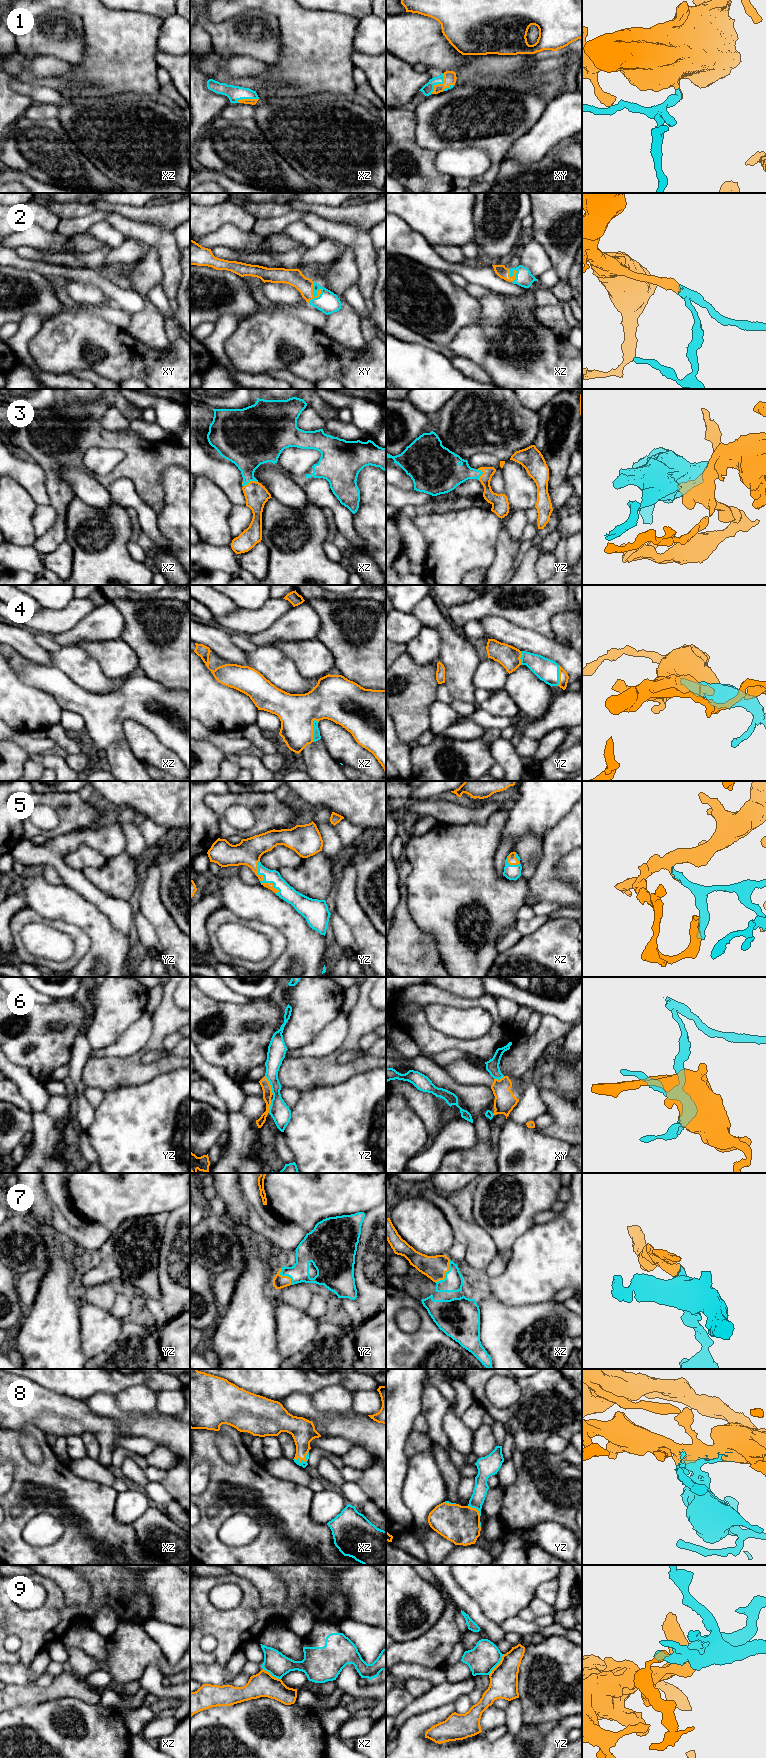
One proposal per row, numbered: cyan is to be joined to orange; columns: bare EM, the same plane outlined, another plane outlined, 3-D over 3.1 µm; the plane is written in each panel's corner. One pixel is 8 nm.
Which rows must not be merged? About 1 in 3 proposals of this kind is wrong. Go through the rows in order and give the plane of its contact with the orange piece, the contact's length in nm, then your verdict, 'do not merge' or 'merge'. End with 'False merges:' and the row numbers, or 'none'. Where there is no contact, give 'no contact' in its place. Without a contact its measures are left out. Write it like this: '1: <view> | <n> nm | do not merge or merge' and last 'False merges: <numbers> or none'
1: xy | 200 nm | merge
2: xy | 180 nm | merge
3: xz | 130 nm | merge
4: xz | 180 nm | merge
5: yz | 300 nm | merge
6: yz | 170 nm | do not merge
7: xz | 220 nm | merge
8: xz | 140 nm | merge
9: yz | 200 nm | merge
False merges: 6

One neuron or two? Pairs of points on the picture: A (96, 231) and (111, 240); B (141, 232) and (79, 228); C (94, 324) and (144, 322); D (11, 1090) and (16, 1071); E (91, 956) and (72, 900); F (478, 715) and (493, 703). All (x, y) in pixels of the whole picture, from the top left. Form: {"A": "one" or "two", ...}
{"A": "one", "B": "two", "C": "two", "D": "two", "E": "one", "F": "two"}

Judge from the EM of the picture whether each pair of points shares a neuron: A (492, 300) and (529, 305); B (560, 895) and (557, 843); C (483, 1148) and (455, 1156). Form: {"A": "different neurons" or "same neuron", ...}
{"A": "same neuron", "B": "same neuron", "C": "same neuron"}

